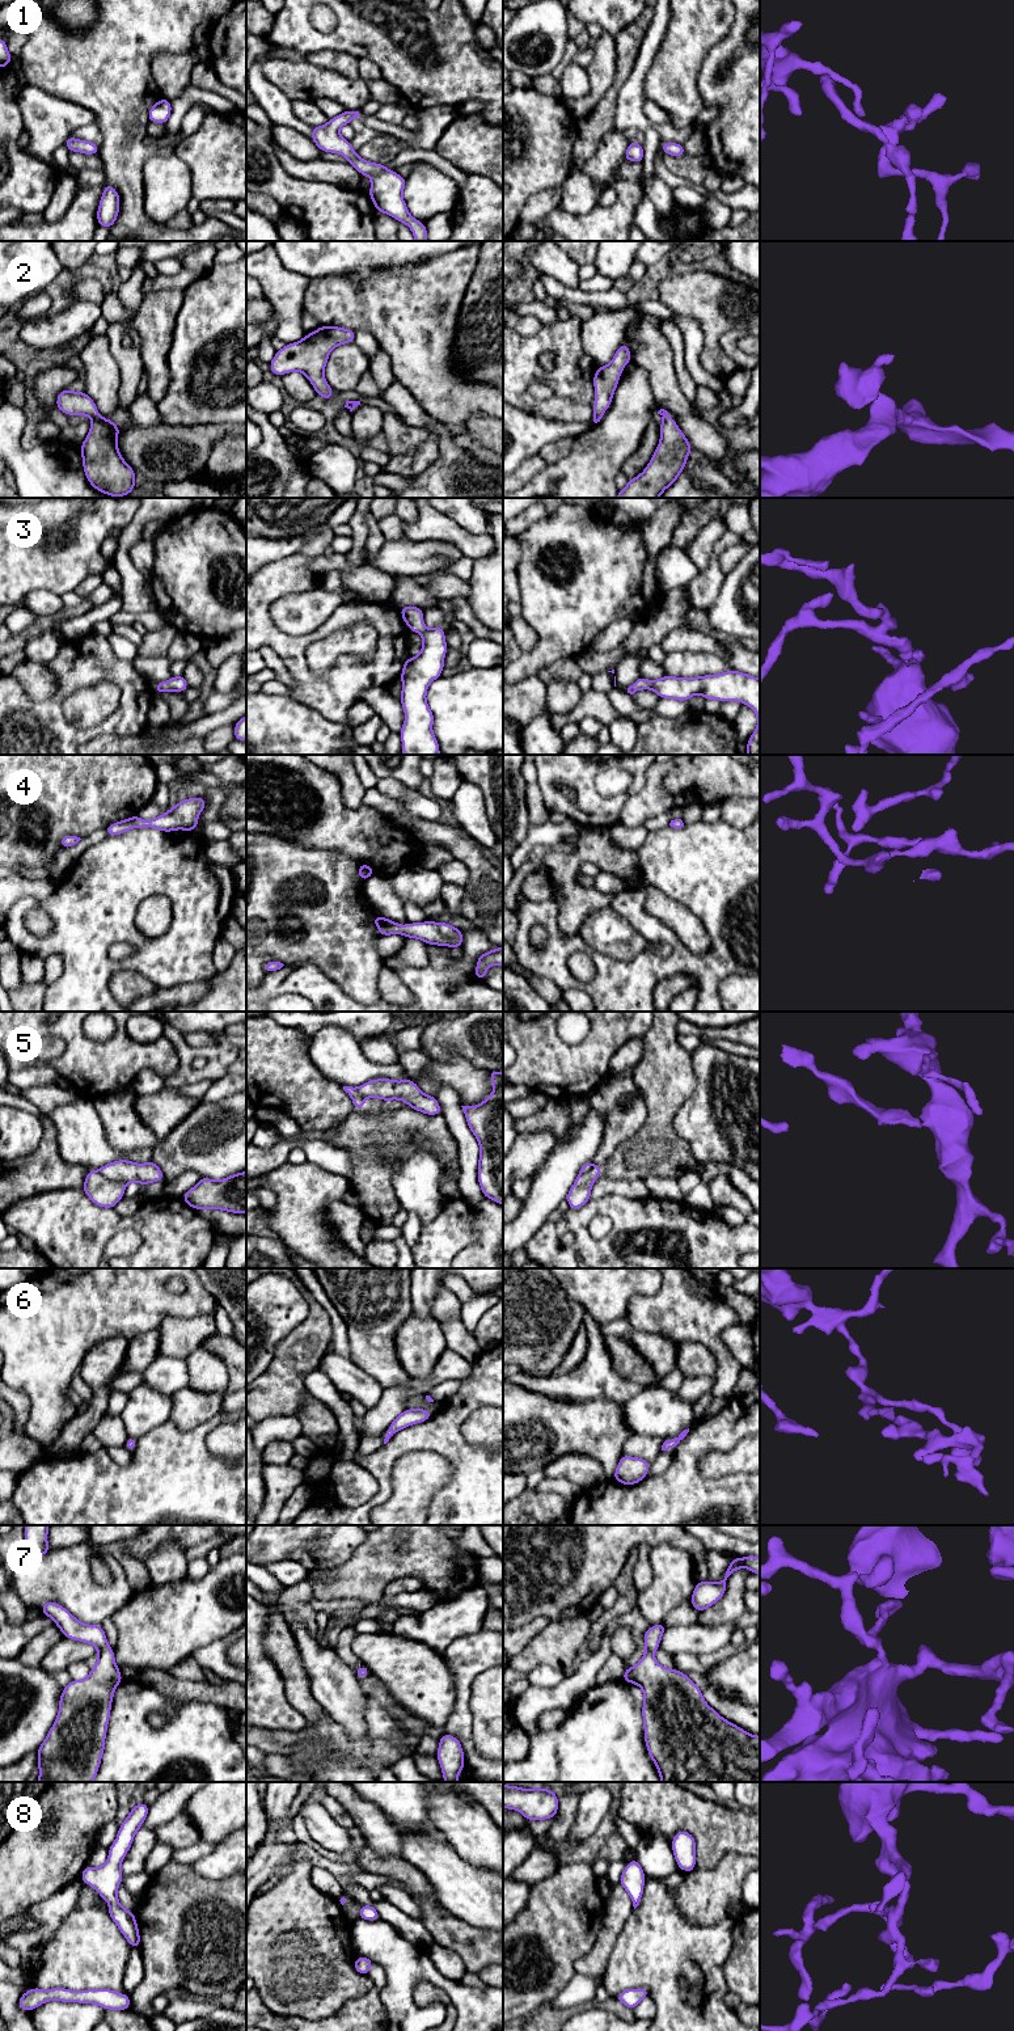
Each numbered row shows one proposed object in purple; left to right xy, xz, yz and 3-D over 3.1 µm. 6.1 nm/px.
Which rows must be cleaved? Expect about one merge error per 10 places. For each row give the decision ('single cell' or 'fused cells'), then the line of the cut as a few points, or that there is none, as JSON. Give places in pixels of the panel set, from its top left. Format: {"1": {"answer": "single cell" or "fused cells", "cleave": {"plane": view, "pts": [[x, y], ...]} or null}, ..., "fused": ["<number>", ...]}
{"1": {"answer": "single cell", "cleave": null}, "2": {"answer": "single cell", "cleave": null}, "3": {"answer": "single cell", "cleave": null}, "4": {"answer": "single cell", "cleave": null}, "5": {"answer": "fused cells", "cleave": {"plane": "xy", "pts": [[98, 1170], [110, 1179], [126, 1183]]}}, "6": {"answer": "single cell", "cleave": null}, "7": {"answer": "single cell", "cleave": null}, "8": {"answer": "single cell", "cleave": null}, "fused": ["5"]}

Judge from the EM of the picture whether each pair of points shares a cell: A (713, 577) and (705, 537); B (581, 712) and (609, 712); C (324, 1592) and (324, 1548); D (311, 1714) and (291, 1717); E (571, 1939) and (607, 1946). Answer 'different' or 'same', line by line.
A: different
B: same
C: different
D: different
E: different

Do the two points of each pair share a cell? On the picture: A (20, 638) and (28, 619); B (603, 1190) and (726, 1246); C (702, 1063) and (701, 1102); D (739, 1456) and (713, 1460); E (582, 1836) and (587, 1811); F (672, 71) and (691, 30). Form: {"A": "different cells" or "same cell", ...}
{"A": "different cells", "B": "different cells", "C": "same cell", "D": "same cell", "E": "same cell", "F": "same cell"}

